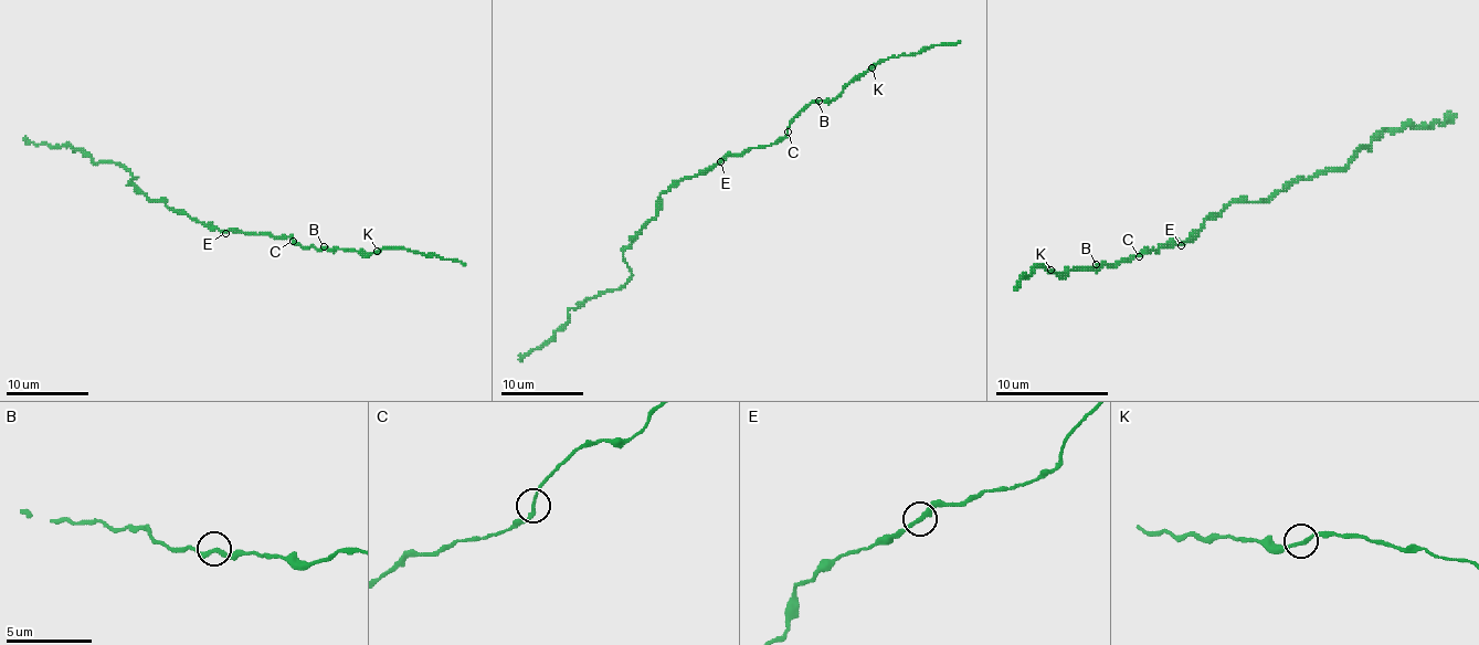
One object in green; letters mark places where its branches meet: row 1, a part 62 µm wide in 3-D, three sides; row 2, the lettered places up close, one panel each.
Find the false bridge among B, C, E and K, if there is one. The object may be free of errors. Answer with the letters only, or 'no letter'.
no letter

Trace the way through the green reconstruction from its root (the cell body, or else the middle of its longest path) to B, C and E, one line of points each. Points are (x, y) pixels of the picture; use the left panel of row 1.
B: (207, 226), (288, 236), (303, 246), (324, 246)
C: (207, 226), (288, 236), (293, 241)
E: (207, 226), (224, 232)

